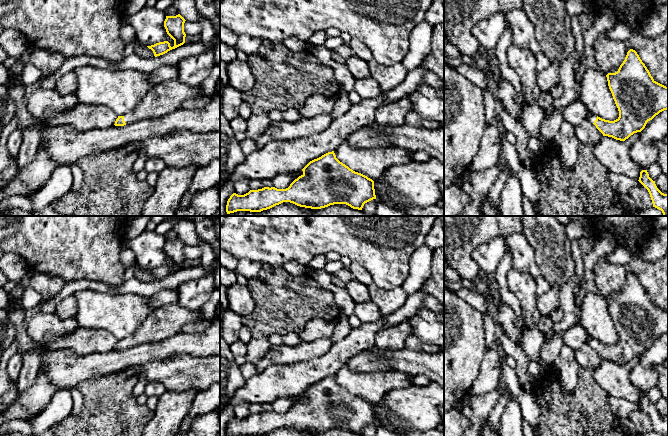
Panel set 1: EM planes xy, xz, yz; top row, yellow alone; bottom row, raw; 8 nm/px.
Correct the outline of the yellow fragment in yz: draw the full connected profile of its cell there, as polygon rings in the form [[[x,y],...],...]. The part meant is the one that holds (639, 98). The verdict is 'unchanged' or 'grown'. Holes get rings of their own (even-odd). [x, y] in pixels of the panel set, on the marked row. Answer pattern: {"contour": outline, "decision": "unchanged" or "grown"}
{"contour": [[[630,49],[618,71],[608,73],[606,77],[609,89],[619,111],[619,117],[614,121],[602,119],[593,113],[589,113],[587,117],[603,136],[625,141],[634,133],[641,132],[647,122],[660,112],[668,109],[668,87],[653,79],[635,50]]], "decision": "grown"}

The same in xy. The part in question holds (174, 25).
{"contour": [[[180,15],[166,16],[164,27],[167,34],[174,40],[174,46],[171,47],[168,41],[159,42],[151,46],[147,46],[154,53],[154,56],[160,56],[168,51],[175,49],[185,43],[186,34],[184,32],[185,19]]], "decision": "unchanged"}

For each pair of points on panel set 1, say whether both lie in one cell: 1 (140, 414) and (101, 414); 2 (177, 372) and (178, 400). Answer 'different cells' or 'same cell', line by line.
1: same cell
2: different cells

